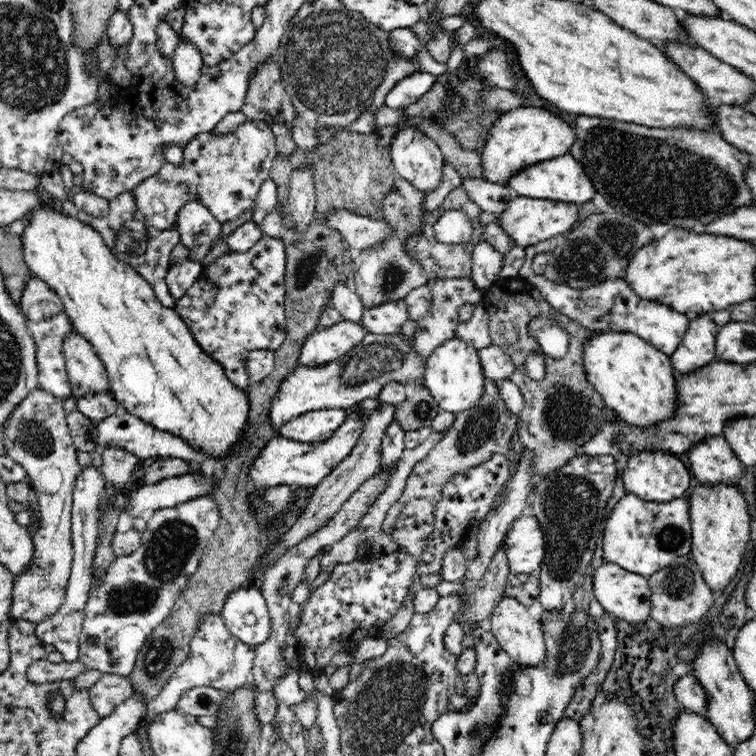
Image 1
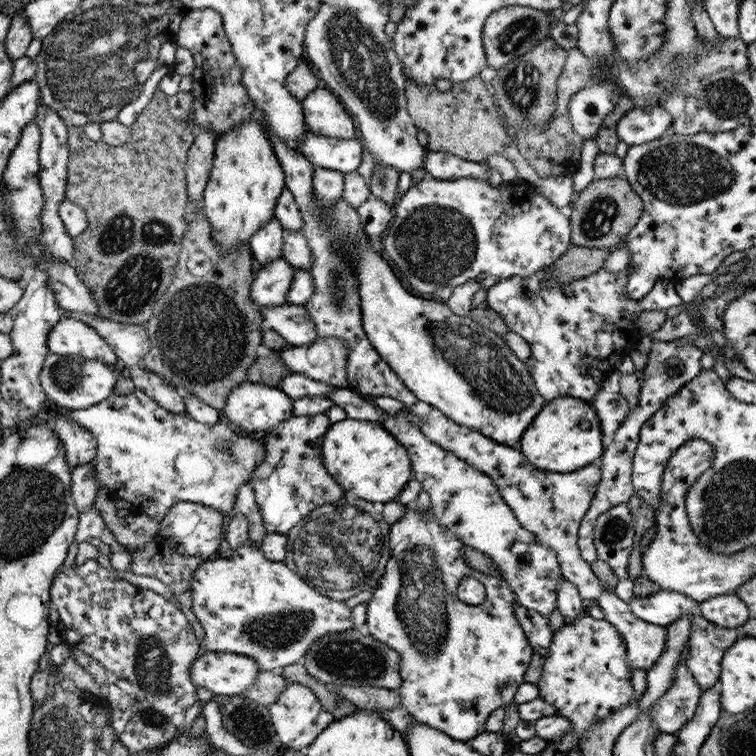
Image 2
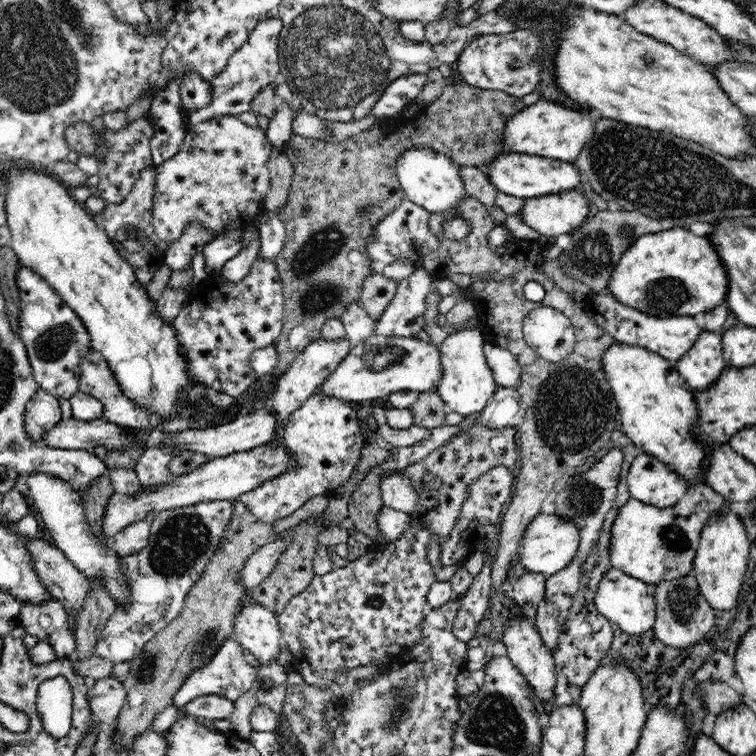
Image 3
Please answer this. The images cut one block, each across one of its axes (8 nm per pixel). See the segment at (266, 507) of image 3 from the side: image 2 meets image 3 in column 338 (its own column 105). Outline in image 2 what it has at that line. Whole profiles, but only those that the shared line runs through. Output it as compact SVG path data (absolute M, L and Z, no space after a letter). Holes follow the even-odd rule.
M134 388L128 395L110 396L103 403L86 409L65 410L61 415L76 421L95 436L98 486L105 486L111 497L129 502L133 512L144 513L160 521L179 502L203 504L223 513L223 516L231 516L238 489L248 483L265 459L265 444L260 439L238 432L223 414L217 423L205 425L187 414L168 412L140 388Z

